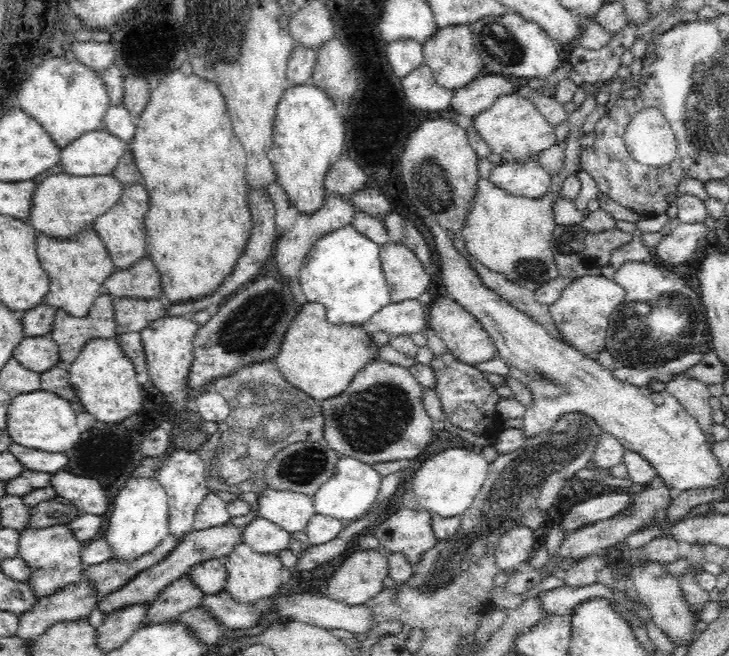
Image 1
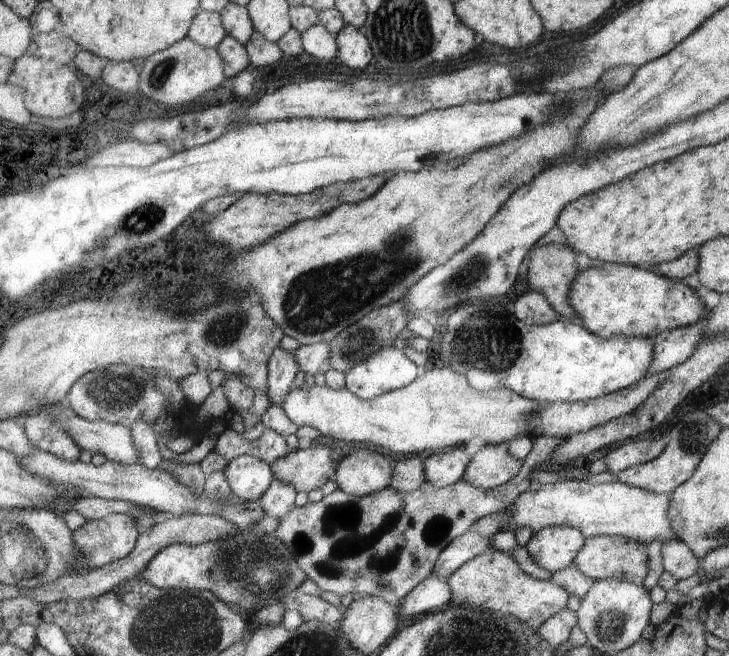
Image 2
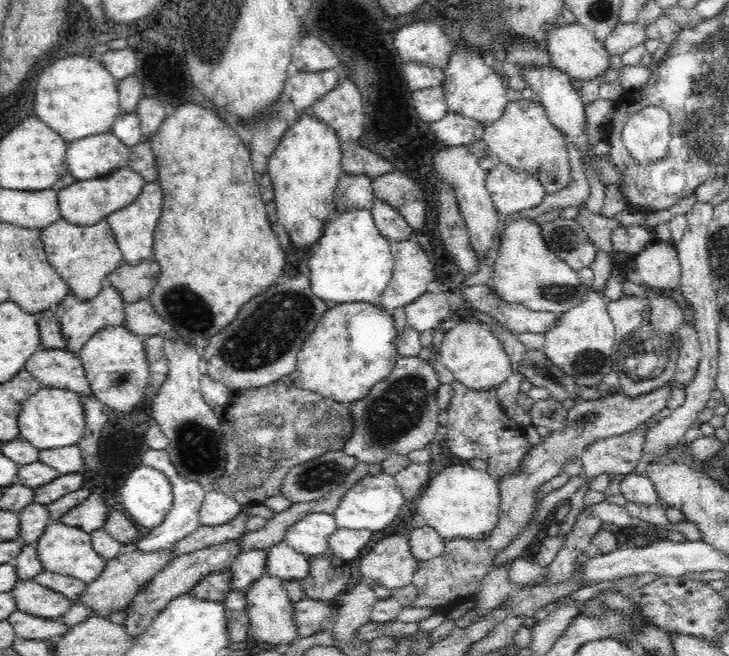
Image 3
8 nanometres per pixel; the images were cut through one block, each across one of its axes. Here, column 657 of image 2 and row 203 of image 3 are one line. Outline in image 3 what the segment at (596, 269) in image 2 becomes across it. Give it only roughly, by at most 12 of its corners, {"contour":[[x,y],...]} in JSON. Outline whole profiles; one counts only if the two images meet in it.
{"contour":[[302,112],[268,160],[278,222],[311,249],[336,213],[344,149]]}

